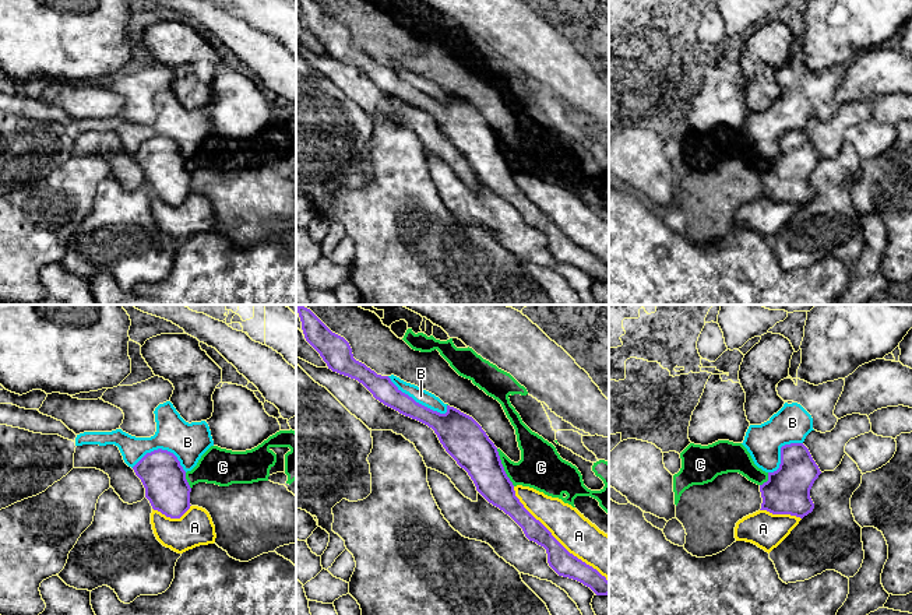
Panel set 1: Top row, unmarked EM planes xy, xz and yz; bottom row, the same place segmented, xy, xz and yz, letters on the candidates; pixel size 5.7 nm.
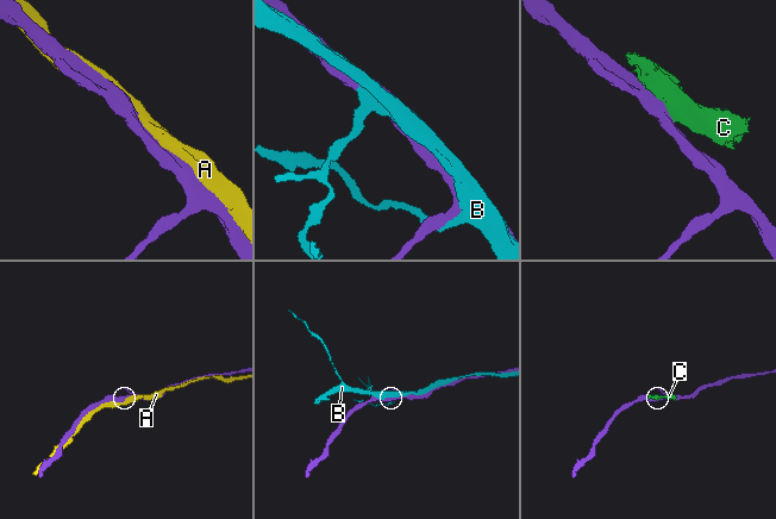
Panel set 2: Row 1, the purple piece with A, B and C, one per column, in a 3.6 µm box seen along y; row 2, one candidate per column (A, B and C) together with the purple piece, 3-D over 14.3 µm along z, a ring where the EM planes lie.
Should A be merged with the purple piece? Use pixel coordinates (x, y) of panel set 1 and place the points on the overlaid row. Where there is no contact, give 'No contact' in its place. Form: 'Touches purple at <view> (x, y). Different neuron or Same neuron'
Touches purple at xz (556, 540). Different neuron

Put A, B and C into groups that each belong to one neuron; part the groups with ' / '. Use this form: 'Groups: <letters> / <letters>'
Groups: A / B / C

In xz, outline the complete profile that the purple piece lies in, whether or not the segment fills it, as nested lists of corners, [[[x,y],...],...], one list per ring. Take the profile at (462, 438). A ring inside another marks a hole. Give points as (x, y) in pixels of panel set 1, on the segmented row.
[[[296,305],[296,310],[302,321],[302,330],[306,341],[320,354],[328,369],[358,380],[373,394],[376,400],[384,405],[432,428],[446,451],[457,461],[461,468],[468,472],[476,486],[476,491],[489,503],[508,514],[522,528],[525,537],[529,541],[534,541],[546,549],[547,563],[559,576],[582,583],[596,595],[609,594],[609,581],[606,577],[592,566],[570,554],[552,535],[552,533],[524,507],[524,505],[515,496],[514,485],[504,471],[497,447],[472,417],[450,405],[447,405],[446,414],[440,414],[416,403],[412,397],[402,393],[388,376],[377,375],[365,363],[356,361],[353,358],[349,342],[344,337],[332,333],[310,309],[304,308],[303,305]]]

